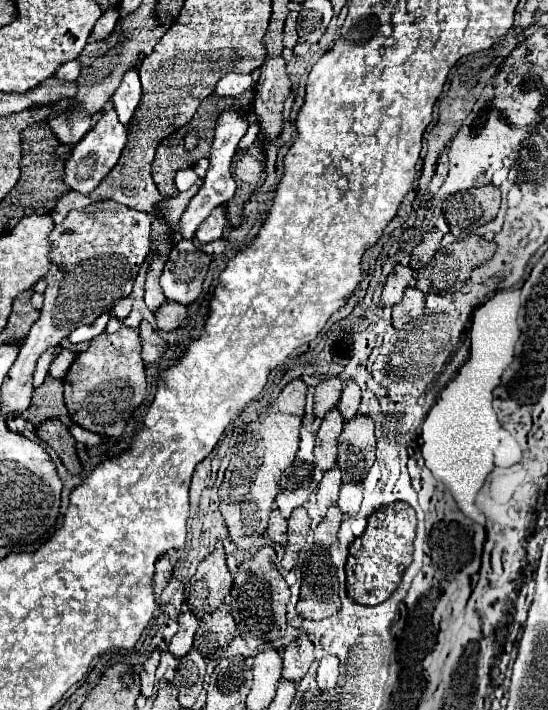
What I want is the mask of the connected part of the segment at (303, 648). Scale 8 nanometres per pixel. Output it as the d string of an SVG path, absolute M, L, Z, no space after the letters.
M302 633L294 643L290 643L284 649L282 655L284 667L282 667L282 679L298 683L306 675L310 663L314 661L314 645L308 641L308 637Z

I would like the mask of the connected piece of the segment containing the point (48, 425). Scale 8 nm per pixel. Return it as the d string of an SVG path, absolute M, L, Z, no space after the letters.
M46 421L36 429L36 435L58 453L72 475L82 473L82 465L76 455L76 441L72 439L68 427L64 427L60 421Z

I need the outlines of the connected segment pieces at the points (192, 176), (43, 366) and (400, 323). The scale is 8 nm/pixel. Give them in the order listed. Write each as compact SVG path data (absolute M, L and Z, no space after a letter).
M184 169L184 171L178 171L178 173L176 173L174 185L176 185L178 191L186 191L186 189L190 189L190 187L194 185L196 179L198 179L198 177L196 177L196 173L194 173L192 169Z
M48 349L40 359L38 359L38 365L36 365L36 371L34 371L34 381L32 381L32 387L40 387L48 375L48 367L52 363L52 357L54 357L54 349Z
M408 287L404 293L404 299L392 307L392 325L396 329L402 329L408 321L420 317L424 313L424 293L416 287Z

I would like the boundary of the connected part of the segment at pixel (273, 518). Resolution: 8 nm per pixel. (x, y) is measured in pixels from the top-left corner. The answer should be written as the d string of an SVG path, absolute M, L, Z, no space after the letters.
M274 509L270 515L270 523L268 523L268 537L278 543L278 545L286 545L288 543L288 535L286 535L286 521L282 519L282 515Z

